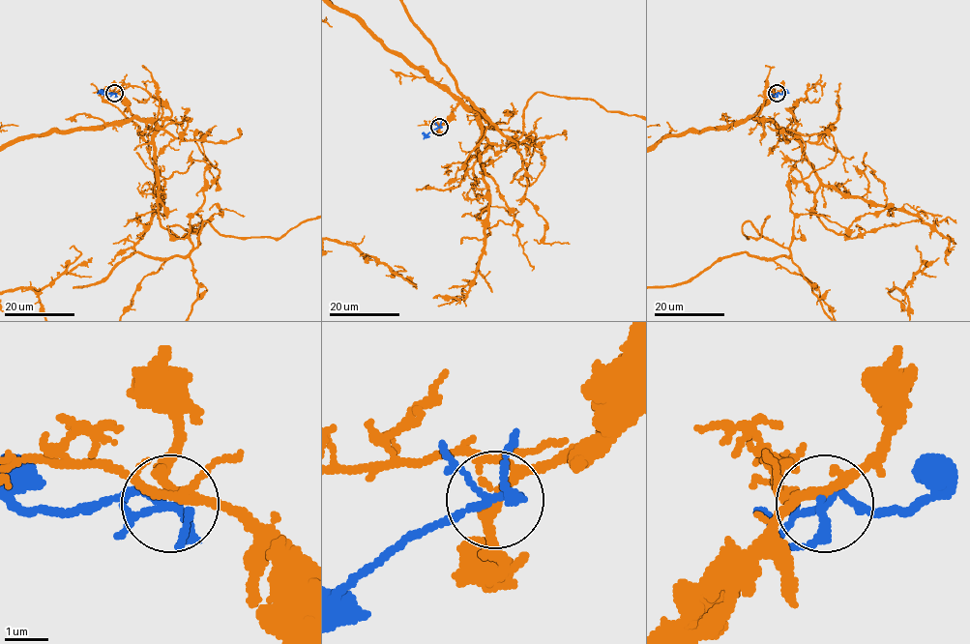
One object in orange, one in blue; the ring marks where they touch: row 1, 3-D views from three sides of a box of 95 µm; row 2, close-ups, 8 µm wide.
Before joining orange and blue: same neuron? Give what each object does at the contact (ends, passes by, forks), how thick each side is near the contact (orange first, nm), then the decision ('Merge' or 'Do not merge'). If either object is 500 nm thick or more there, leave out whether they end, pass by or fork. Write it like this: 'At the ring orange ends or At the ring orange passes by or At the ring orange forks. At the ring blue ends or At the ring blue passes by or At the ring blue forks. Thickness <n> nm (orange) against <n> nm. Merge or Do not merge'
At the ring orange forks. At the ring blue forks. Thickness 200 nm (orange) against 180 nm. Do not merge

